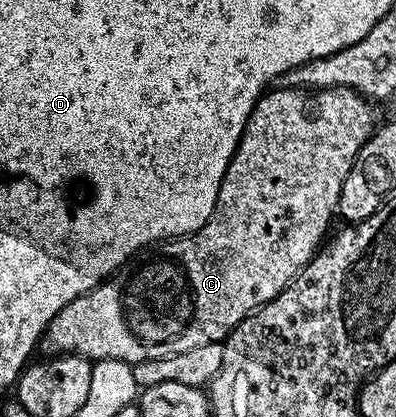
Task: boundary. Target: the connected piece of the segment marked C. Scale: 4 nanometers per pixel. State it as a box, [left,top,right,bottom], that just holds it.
[41,86,376,365]

